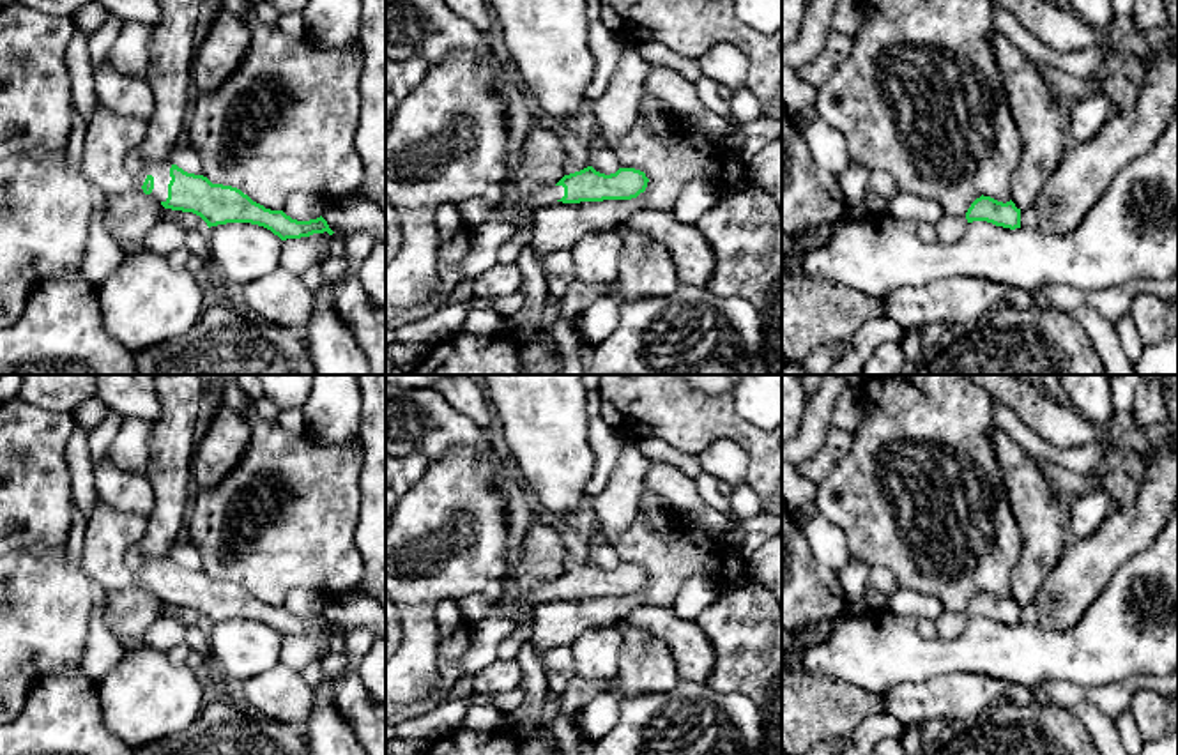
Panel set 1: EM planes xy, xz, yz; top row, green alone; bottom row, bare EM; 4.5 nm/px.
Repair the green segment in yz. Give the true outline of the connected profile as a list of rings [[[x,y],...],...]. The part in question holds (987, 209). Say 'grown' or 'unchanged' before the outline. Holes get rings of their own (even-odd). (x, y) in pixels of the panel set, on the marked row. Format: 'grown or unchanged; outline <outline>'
unchanged; outline [[[991,196],[976,198],[966,212],[968,223],[987,221],[1003,228],[1021,228],[1021,209],[1010,200],[1006,203]]]

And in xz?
grown; outline [[[587,166],[564,175],[555,186],[525,198],[511,209],[511,214],[515,217],[532,216],[539,207],[554,202],[631,200],[646,191],[647,182],[646,173],[635,168],[619,168],[616,173],[605,175]]]

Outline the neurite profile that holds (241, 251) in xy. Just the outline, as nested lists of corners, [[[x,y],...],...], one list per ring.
[[[226,223],[209,230],[209,258],[235,283],[249,283],[279,269],[283,240],[251,223]]]

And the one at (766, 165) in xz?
[[[782,138],[764,143],[748,163],[748,170],[755,175],[759,187],[782,209]]]

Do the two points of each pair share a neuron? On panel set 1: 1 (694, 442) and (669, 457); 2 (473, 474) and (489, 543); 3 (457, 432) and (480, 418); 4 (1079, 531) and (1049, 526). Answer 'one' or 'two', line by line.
1: two
2: one
3: two
4: two

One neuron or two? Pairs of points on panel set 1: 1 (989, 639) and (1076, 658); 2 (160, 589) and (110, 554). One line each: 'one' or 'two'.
1: one
2: one

